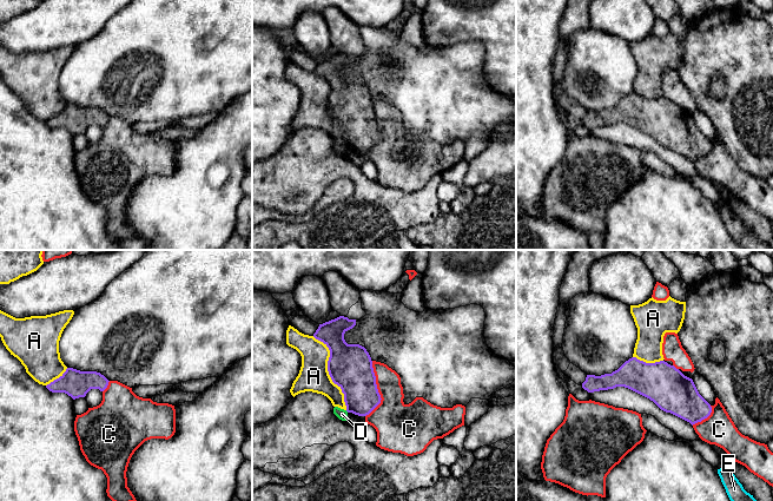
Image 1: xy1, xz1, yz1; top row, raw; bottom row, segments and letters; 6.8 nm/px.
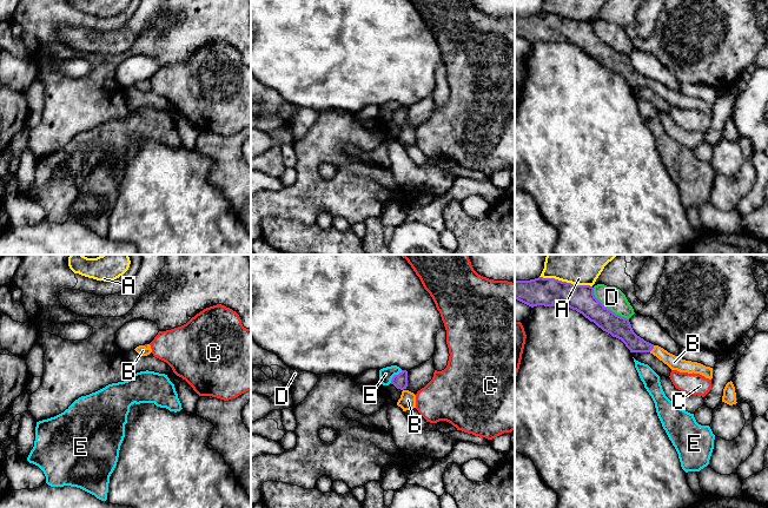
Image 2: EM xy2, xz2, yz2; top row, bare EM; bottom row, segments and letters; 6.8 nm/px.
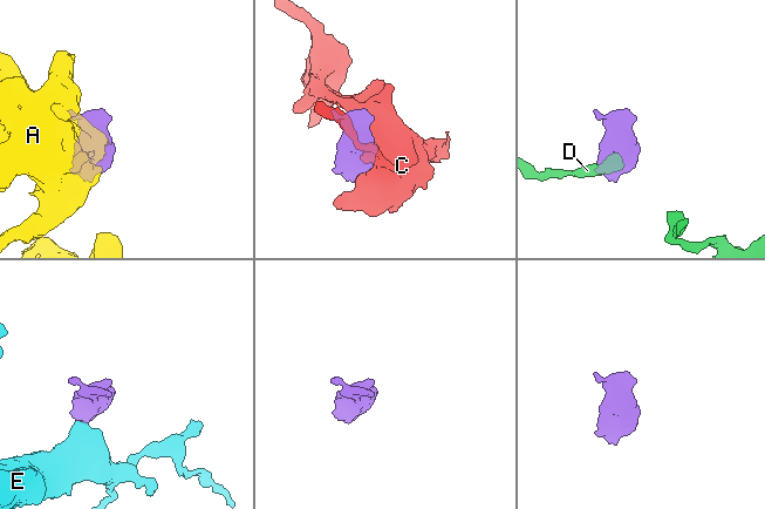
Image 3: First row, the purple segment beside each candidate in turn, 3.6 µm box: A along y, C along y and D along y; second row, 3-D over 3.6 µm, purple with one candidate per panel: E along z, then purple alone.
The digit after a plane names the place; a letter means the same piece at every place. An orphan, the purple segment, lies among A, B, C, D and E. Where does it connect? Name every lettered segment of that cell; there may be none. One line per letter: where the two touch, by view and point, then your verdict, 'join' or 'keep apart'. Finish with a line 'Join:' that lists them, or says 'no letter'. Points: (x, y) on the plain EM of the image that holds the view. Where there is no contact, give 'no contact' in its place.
A: meets purple in xz1 at (328, 106); keep apart
B: meets purple in yz2 at (651, 85); join
C: meets purple in xz1 at (377, 125); keep apart
D: meets purple in yz2 at (607, 44); keep apart
E: meets purple in xz2 at (395, 111); keep apart
Join: B

